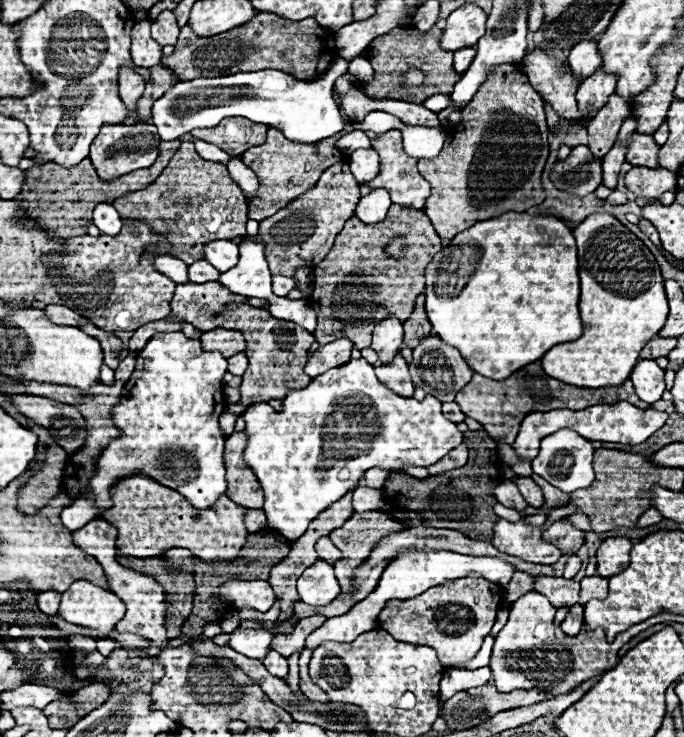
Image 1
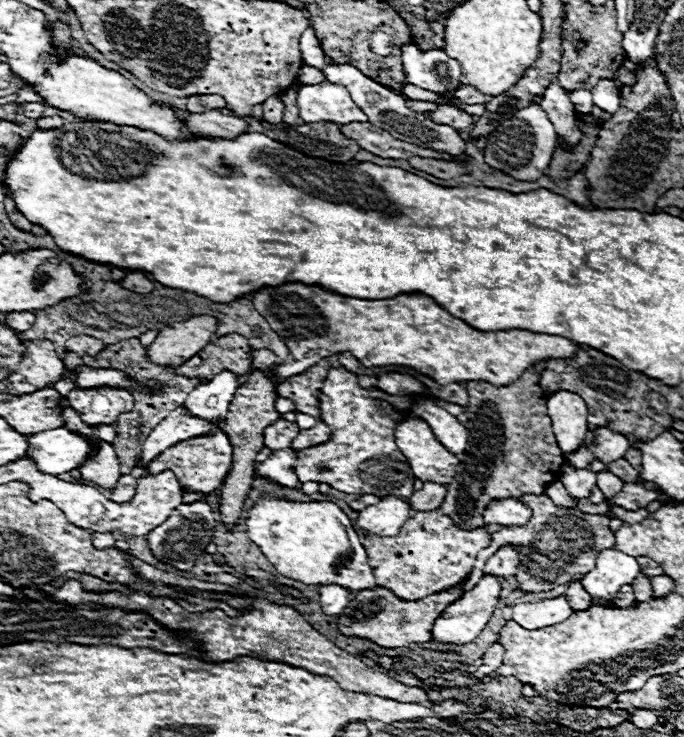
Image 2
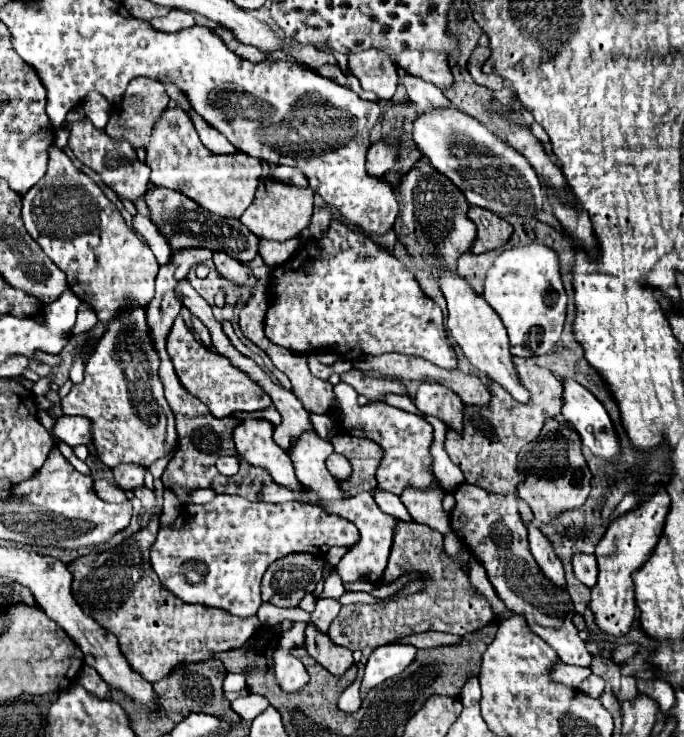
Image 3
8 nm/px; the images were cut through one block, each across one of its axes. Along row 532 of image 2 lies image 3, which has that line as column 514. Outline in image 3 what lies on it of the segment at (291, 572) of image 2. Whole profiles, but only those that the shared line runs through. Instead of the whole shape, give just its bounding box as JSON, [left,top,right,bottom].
[482,244,566,356]

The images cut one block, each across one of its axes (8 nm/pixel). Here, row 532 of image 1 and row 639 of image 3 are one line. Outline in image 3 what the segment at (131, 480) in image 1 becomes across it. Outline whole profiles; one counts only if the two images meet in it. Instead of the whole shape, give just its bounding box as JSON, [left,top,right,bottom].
[72,516,260,682]

